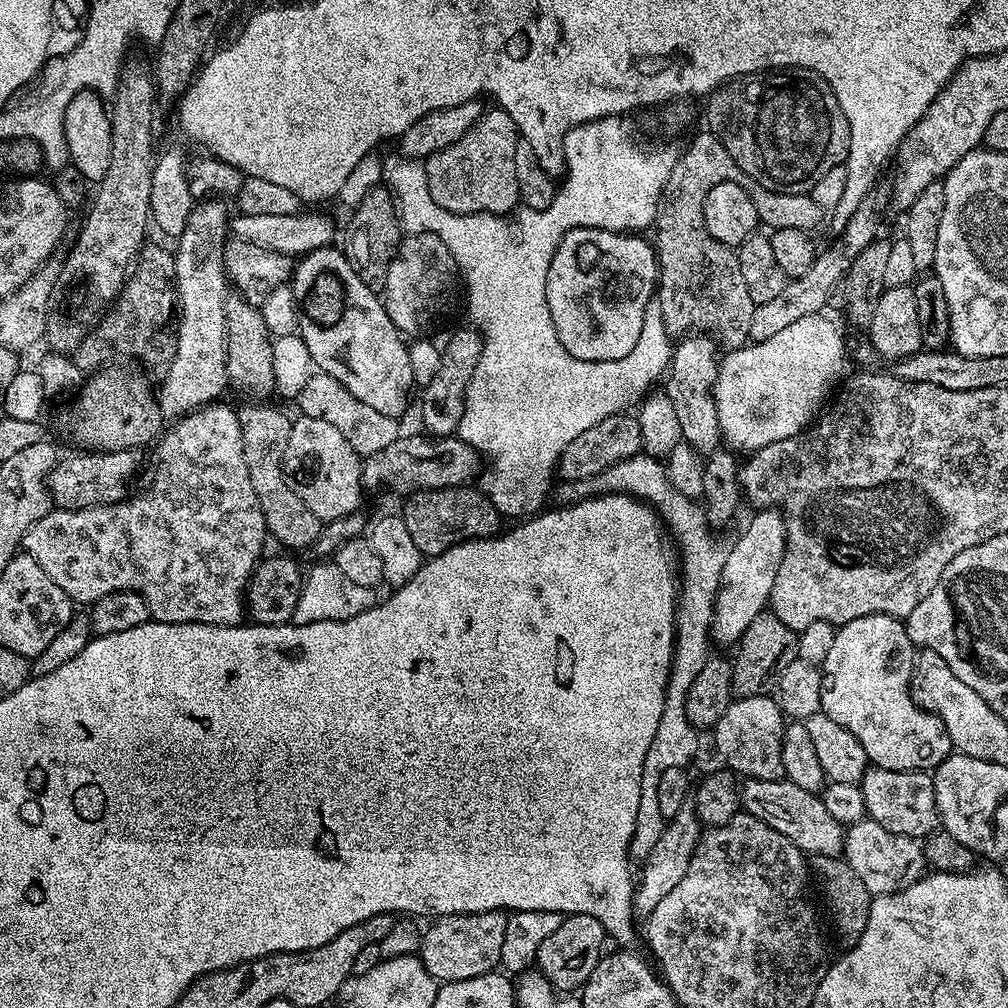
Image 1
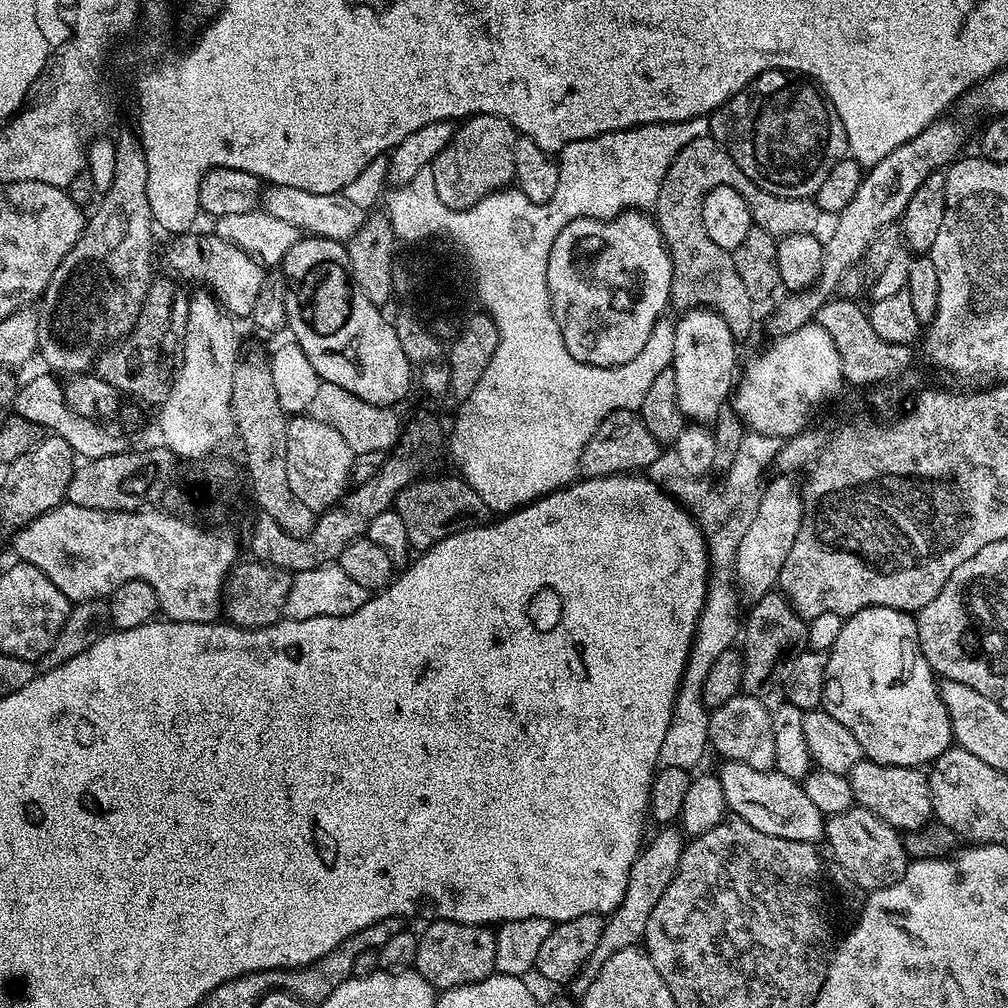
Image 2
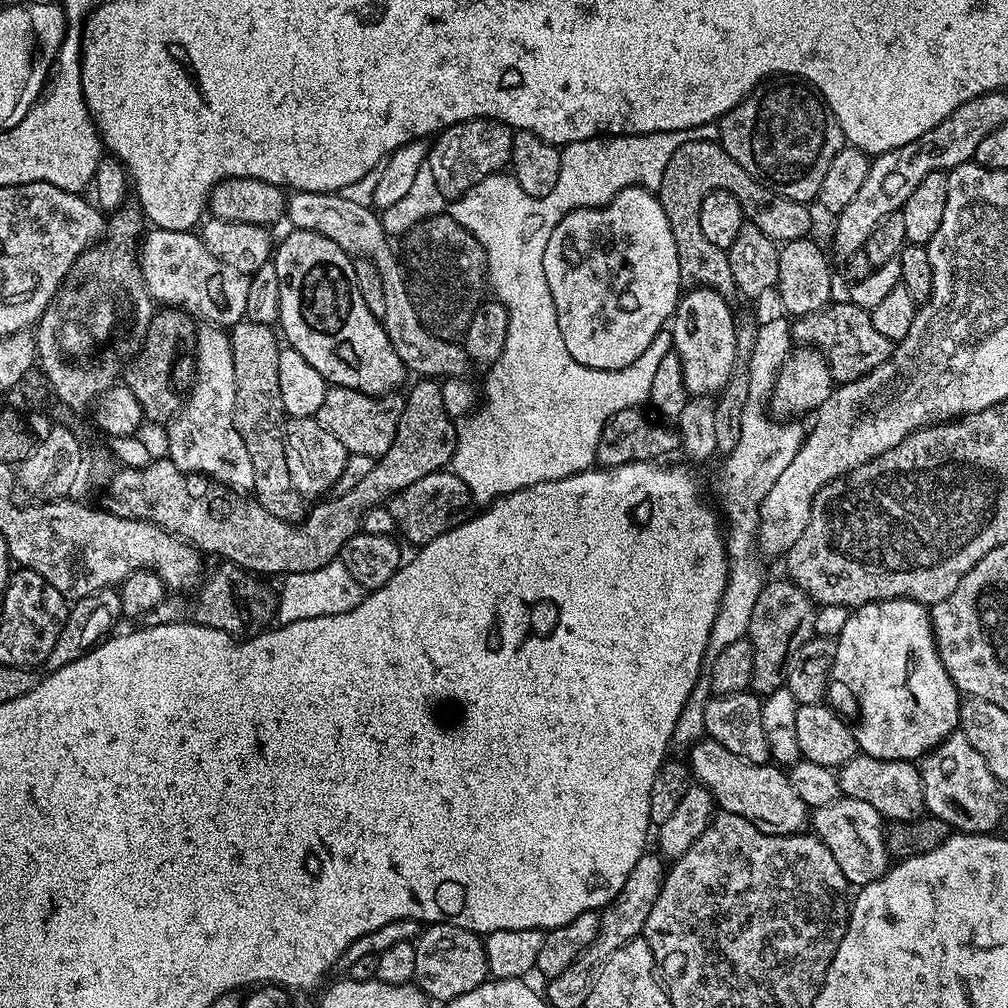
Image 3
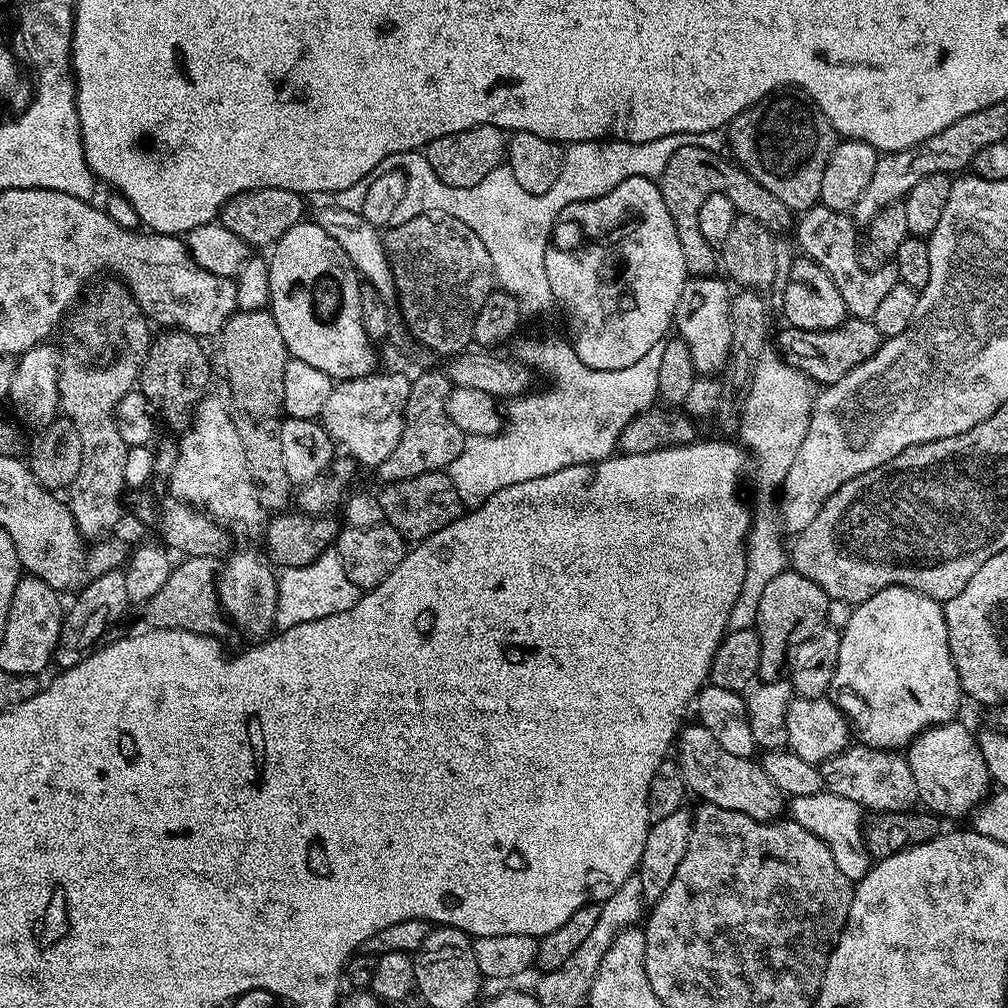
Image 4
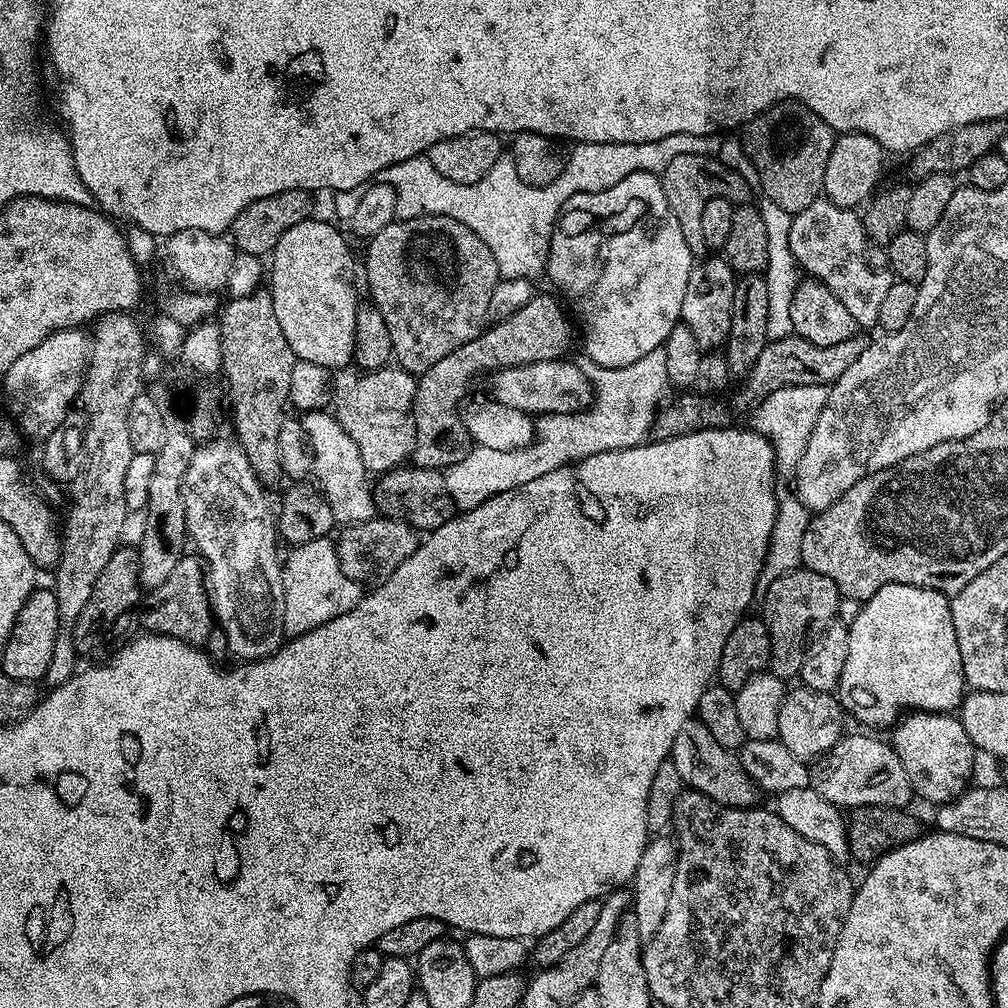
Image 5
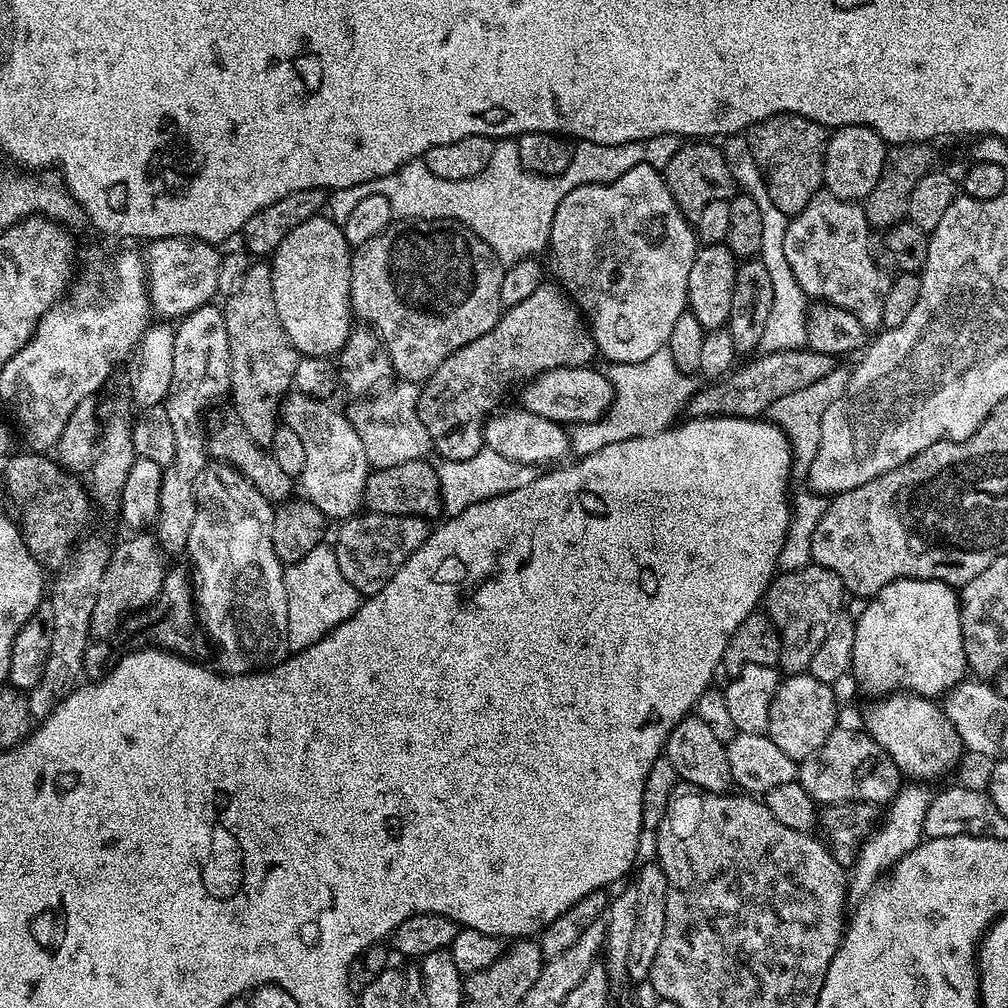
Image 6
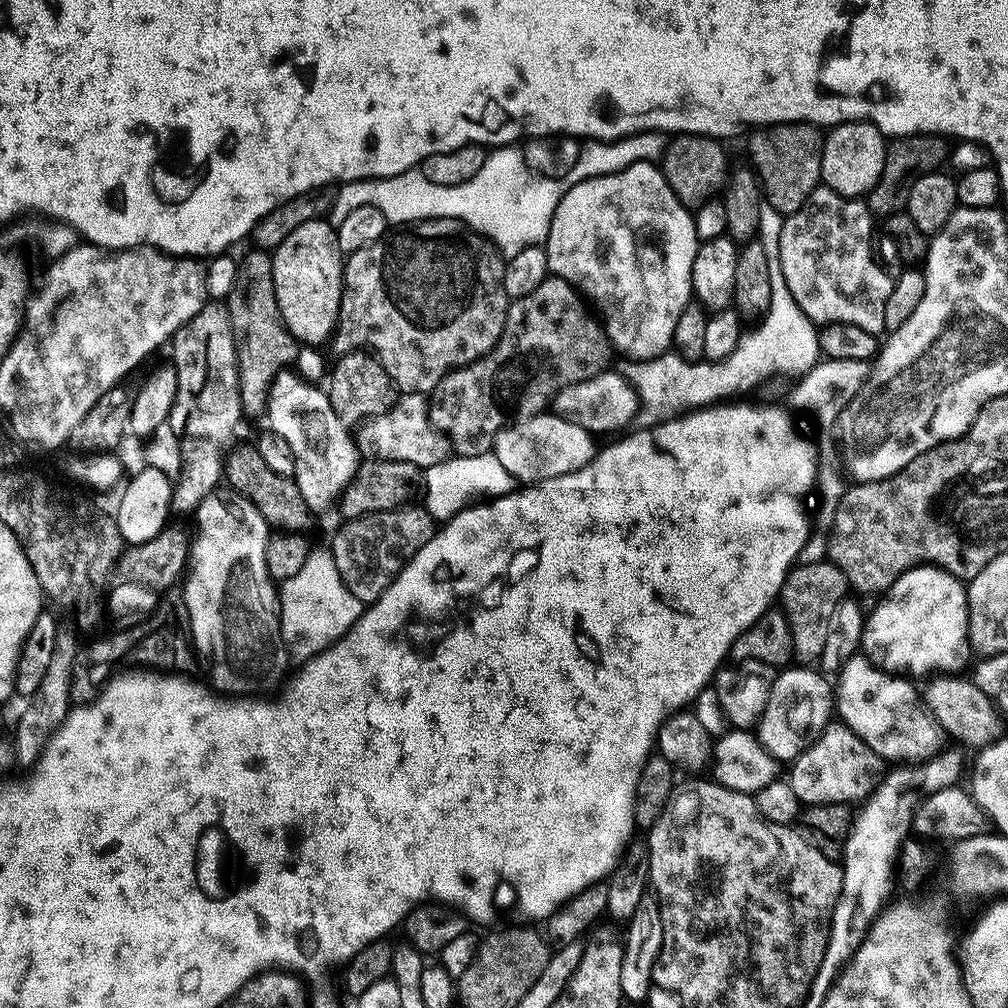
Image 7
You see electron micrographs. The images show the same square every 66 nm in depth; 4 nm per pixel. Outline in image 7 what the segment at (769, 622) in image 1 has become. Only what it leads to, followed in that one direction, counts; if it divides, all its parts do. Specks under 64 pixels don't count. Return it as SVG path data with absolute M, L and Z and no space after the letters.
M827 559L813 564L797 563L789 571L780 591L778 604L788 619L792 651L797 661L812 662L819 658L822 646L826 646L826 629L830 626L830 618L838 607L838 602L845 600L849 592L849 582L840 567Z

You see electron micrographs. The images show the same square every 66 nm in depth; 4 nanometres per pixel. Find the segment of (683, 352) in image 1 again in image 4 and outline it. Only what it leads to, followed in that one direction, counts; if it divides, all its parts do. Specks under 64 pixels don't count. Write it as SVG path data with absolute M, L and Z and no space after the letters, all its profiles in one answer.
M716 274L692 276L682 286L676 307L675 335L686 342L690 349L690 362L694 362L694 370L700 376L723 373L730 354L730 306L734 292L727 279L719 280L718 277Z

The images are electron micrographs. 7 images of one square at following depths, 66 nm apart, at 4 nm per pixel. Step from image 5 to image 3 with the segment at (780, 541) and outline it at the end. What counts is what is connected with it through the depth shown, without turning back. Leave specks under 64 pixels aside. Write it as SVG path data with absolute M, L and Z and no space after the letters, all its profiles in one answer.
M779 315L757 325L754 348L748 359L750 394L742 410L741 437L738 438L734 450L727 453L726 464L716 482L715 503L718 505L719 515L726 521L728 585L720 603L720 613L710 634L707 650L709 657L722 654L722 650L726 650L730 642L738 642L747 637L754 602L758 602L758 594L766 583L766 575L764 576L759 562L756 561L756 535L760 529L762 498L766 498L766 490L770 490L770 486L778 482L782 470L786 470L786 466L794 462L795 455L804 445L805 425L800 425L796 420L773 418L765 406L776 384L776 376L794 346L791 321L785 315Z

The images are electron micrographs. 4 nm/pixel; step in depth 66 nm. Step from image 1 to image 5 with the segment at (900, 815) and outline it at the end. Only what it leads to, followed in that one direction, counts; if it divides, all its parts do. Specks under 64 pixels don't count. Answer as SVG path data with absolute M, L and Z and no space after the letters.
M856 732L840 737L832 749L819 757L811 765L811 787L826 802L836 805L841 810L870 806L883 808L909 807L908 803L914 800L912 783L906 778L906 766L902 766L902 758L894 751L887 739L879 740L879 735L868 734L863 736Z

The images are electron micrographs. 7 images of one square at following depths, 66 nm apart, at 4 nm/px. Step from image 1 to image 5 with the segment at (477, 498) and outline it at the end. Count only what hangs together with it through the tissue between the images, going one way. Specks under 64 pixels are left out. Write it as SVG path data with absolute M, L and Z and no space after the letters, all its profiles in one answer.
M401 466L391 468L375 481L372 497L376 503L377 513L395 520L406 520L417 533L427 534L438 526L450 522L457 515L456 503L450 498L450 490L446 490L446 478L439 468L417 468Z

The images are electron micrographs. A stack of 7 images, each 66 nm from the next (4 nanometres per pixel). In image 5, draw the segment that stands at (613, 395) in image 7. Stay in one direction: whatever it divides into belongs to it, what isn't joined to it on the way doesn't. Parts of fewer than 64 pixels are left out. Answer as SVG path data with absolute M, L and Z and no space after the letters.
M571 359L543 360L533 364L515 364L509 368L498 368L491 373L492 392L491 399L502 402L502 406L514 406L514 410L522 410L529 414L566 414L579 412L590 404L590 381L587 371L576 364L571 364Z

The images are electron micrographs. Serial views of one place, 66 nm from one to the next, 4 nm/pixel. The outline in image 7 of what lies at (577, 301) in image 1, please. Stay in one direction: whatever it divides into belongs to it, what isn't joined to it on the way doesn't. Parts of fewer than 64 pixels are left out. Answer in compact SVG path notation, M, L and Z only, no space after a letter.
M646 162L570 186L554 210L550 234L542 245L548 255L549 273L570 282L595 309L608 341L624 358L649 360L673 347L674 326L693 299L692 271L698 241L692 218L690 208L675 196L661 169Z

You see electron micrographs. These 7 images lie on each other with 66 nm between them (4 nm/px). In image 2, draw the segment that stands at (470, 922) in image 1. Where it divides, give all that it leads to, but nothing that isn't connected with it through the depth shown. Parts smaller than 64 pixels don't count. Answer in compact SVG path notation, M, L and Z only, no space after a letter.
M433 919L432 924L418 936L418 954L414 965L426 982L430 982L437 990L457 988L474 982L482 982L482 978L496 972L494 966L494 950L496 934L491 927L483 924L463 924L449 920Z

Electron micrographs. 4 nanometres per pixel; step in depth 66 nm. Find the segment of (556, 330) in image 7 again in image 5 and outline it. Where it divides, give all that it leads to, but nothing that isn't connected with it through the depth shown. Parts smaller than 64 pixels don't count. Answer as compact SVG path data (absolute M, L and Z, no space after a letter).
M534 294L518 314L495 321L480 335L466 342L466 346L458 346L458 350L446 354L446 358L434 362L430 370L419 373L412 403L416 445L412 448L410 460L415 467L447 470L472 452L474 445L464 425L462 405L469 395L468 383L475 376L483 372L491 374L498 368L509 368L515 364L559 360L569 355L574 324L565 305L555 295L552 296Z

